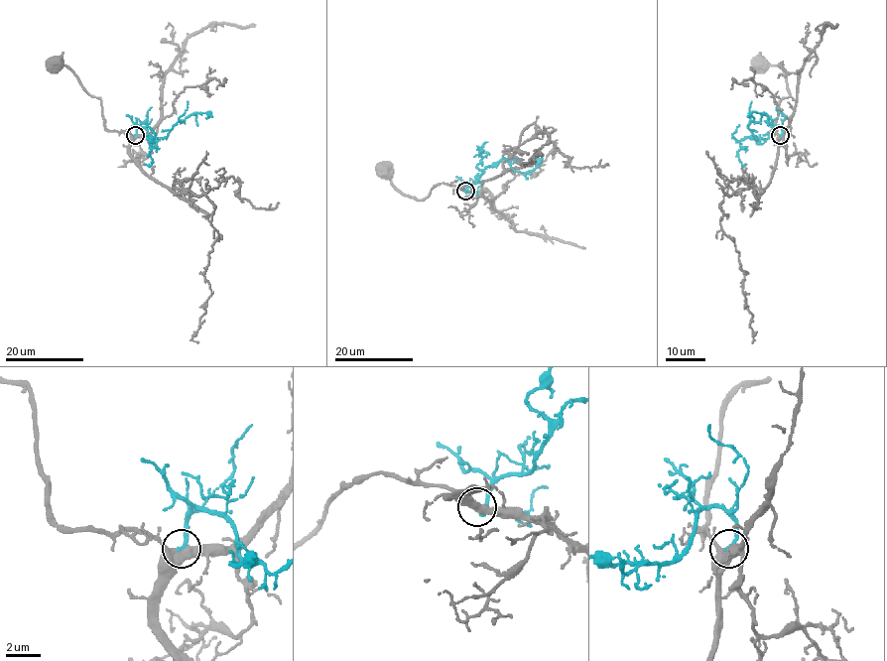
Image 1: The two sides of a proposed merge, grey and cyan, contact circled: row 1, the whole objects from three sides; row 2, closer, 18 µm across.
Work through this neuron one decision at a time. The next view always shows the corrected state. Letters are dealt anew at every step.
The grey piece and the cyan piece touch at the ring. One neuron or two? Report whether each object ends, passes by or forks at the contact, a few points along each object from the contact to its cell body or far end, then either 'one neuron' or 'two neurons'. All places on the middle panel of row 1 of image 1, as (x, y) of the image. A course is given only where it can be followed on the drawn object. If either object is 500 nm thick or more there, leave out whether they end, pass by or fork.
course grey (464, 191), (440, 183), (421, 199), (408, 197), (395, 188), (385, 172); course cyan (464, 191), (476, 183), (486, 166), (495, 165), (504, 159), (516, 171), (533, 170), (539, 162), (535, 164); one neuron

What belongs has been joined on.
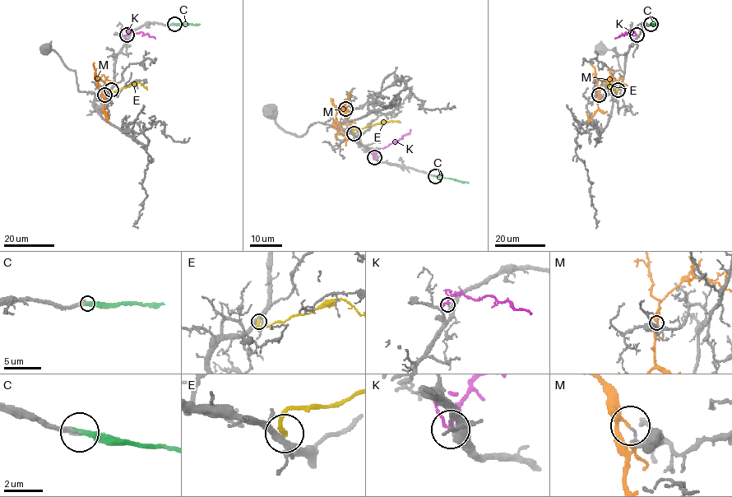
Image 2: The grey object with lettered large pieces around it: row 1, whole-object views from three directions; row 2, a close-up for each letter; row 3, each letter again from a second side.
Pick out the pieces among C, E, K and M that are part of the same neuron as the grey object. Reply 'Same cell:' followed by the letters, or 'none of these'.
Same cell: C, K

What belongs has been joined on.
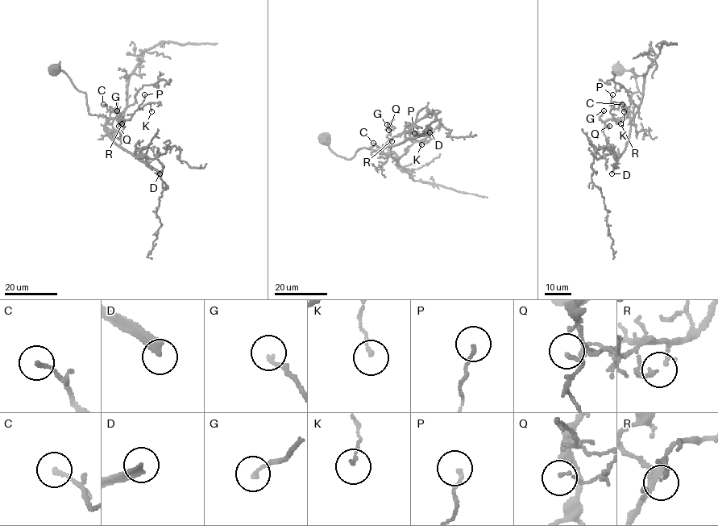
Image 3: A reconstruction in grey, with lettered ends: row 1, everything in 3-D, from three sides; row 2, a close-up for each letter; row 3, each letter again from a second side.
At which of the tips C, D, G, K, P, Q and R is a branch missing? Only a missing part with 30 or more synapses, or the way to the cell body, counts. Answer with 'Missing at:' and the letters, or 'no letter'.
Missing at: D

